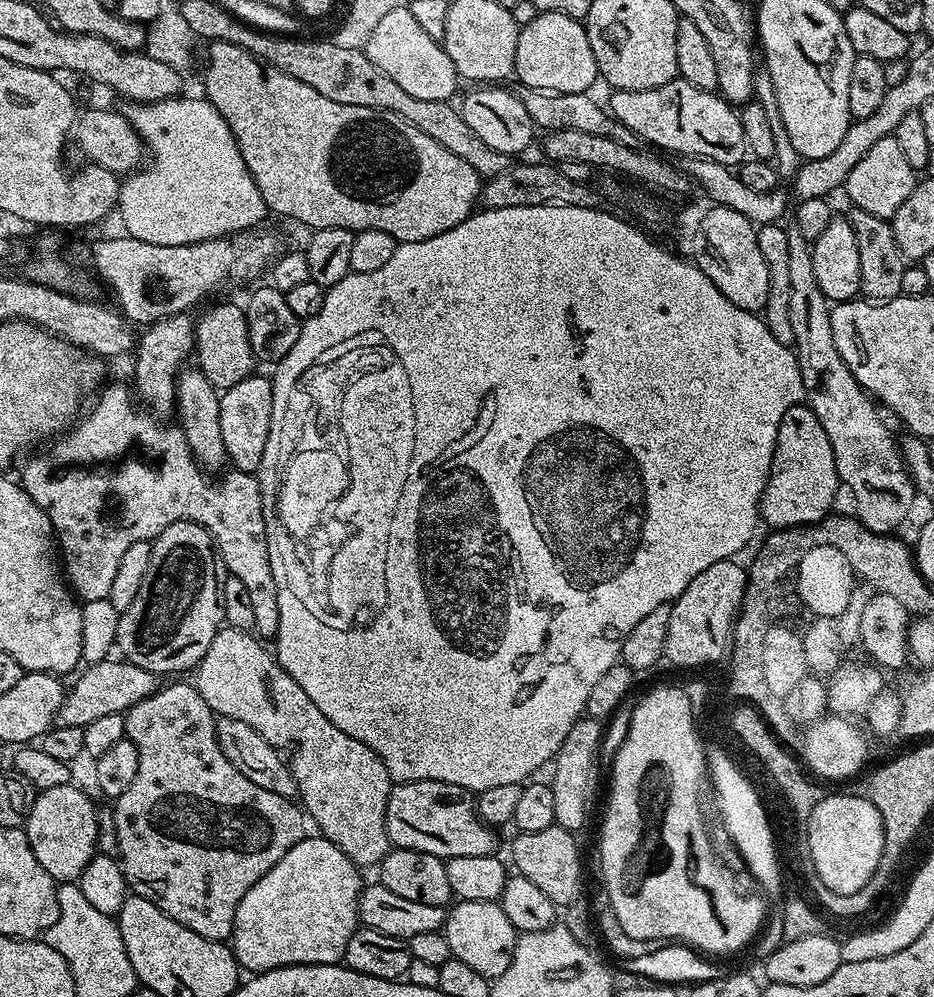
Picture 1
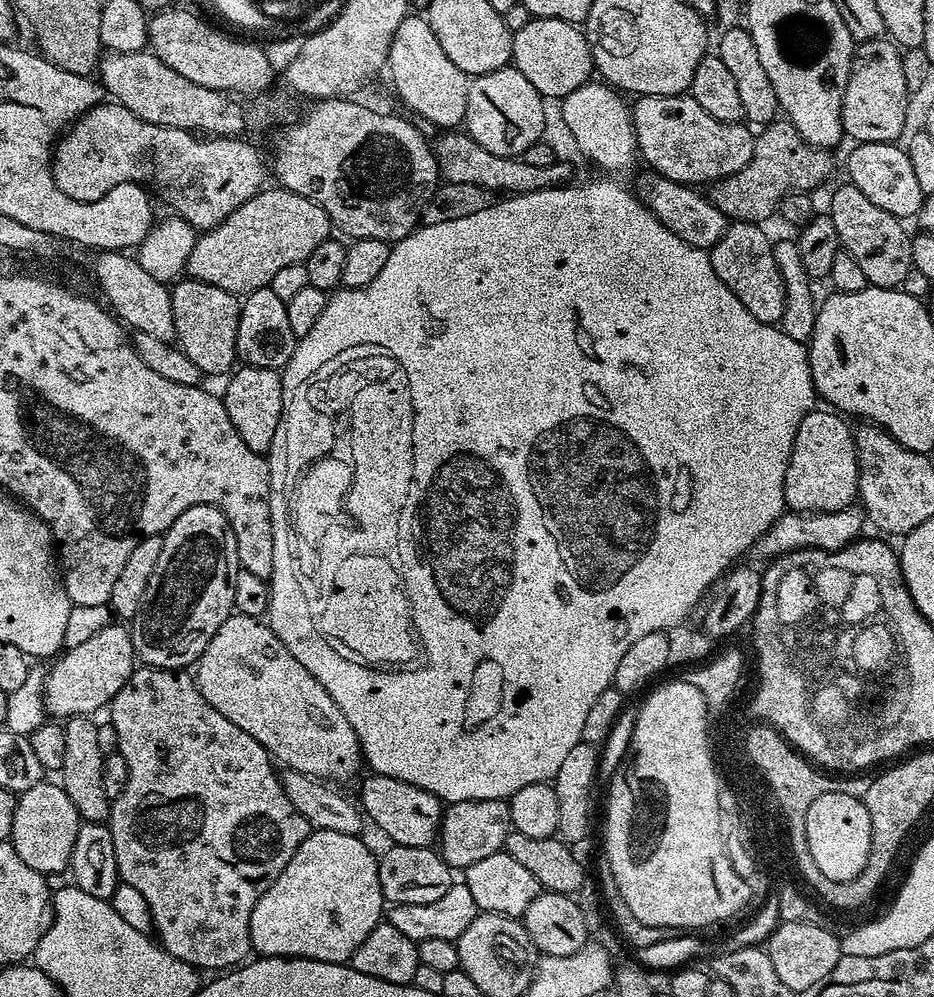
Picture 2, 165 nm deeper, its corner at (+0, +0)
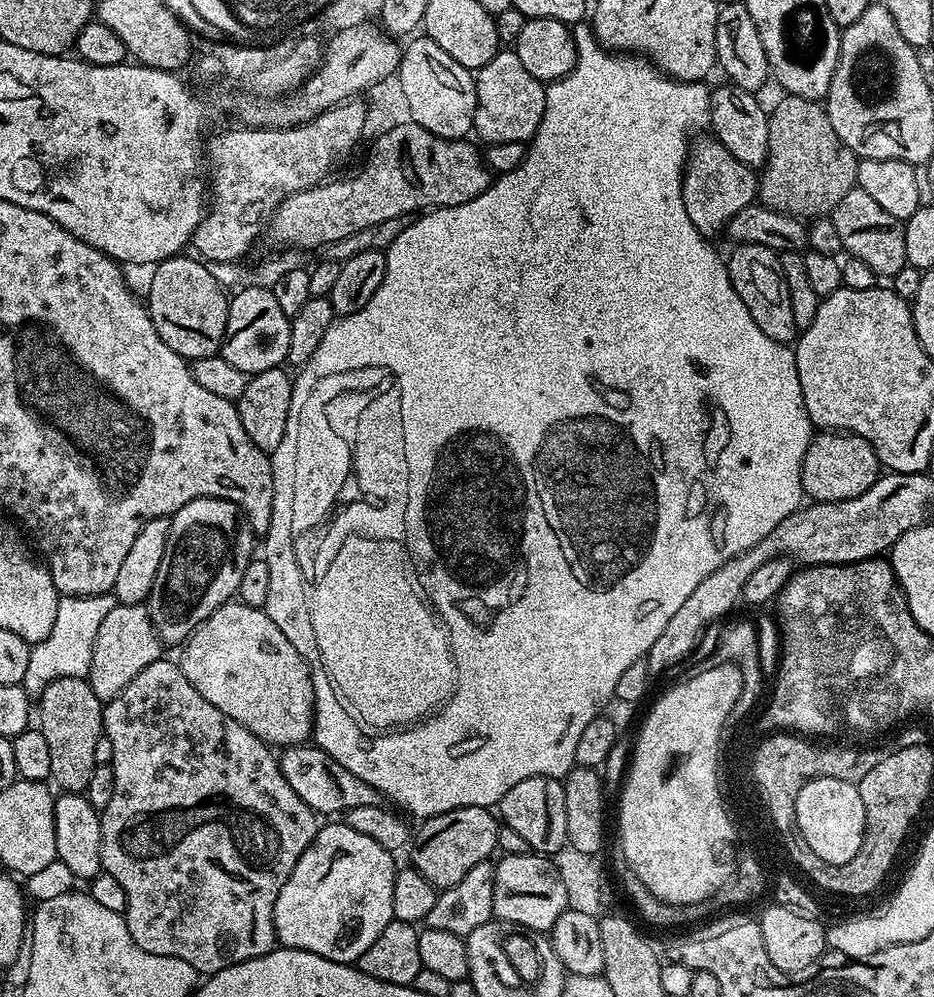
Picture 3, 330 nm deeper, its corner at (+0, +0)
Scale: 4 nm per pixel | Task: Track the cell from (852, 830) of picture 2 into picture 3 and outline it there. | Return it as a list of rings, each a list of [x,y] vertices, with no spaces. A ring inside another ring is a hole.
[[[819,776],[808,780],[802,790],[798,790],[796,829],[806,846],[810,846],[810,850],[814,850],[814,854],[822,858],[822,862],[850,862],[850,858],[858,854],[866,830],[866,806],[862,806],[859,787],[850,782],[842,782],[842,778]]]

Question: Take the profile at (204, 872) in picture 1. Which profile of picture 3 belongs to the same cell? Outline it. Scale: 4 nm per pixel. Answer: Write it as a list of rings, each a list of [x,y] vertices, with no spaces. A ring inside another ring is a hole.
[[[167,658],[150,662],[142,674],[138,674],[114,699],[103,705],[103,735],[110,738],[114,745],[111,766],[114,770],[114,798],[110,798],[110,806],[100,812],[100,829],[102,830],[102,846],[100,847],[100,866],[111,874],[124,891],[124,911],[122,913],[126,926],[130,930],[130,938],[142,946],[142,950],[150,950],[150,954],[162,954],[170,958],[182,958],[182,962],[190,962],[197,974],[211,974],[218,970],[226,970],[226,966],[234,966],[238,962],[246,962],[250,958],[266,955],[277,947],[274,930],[274,902],[278,902],[278,894],[282,886],[286,886],[286,878],[294,870],[298,858],[314,842],[318,831],[317,813],[312,811],[298,794],[286,782],[280,769],[277,753],[264,741],[258,739],[246,726],[234,722],[218,706],[213,706],[190,686],[190,678],[182,674],[179,663],[172,664]]]

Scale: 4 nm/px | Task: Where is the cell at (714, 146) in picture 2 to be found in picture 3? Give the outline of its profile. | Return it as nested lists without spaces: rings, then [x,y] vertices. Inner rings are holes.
[[[704,138],[693,139],[688,150],[688,163],[684,165],[684,181],[682,182],[682,202],[686,202],[686,214],[690,214],[690,222],[694,222],[700,235],[713,238],[712,236],[718,235],[719,232],[721,235],[727,229],[730,218],[734,218],[738,210],[750,206],[757,199],[758,176],[753,169],[738,162],[738,158],[734,158],[734,154],[730,154],[730,150],[726,150],[726,146],[722,146],[720,140],[700,139]]]

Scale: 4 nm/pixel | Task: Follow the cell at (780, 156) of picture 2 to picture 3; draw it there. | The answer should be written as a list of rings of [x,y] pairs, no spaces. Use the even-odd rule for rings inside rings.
[[[781,95],[781,100],[777,102],[768,112],[768,125],[770,126],[770,146],[768,147],[768,161],[764,164],[762,171],[758,176],[758,200],[759,203],[765,204],[770,210],[778,210],[784,212],[787,216],[795,216],[797,218],[815,218],[818,216],[829,215],[836,207],[838,202],[842,202],[842,198],[846,198],[846,194],[850,194],[850,190],[856,187],[856,166],[858,163],[857,156],[851,152],[842,142],[842,138],[838,138],[838,134],[834,134],[834,126],[830,126],[830,118],[823,103],[815,100],[807,100],[806,98],[798,98],[797,96]]]

